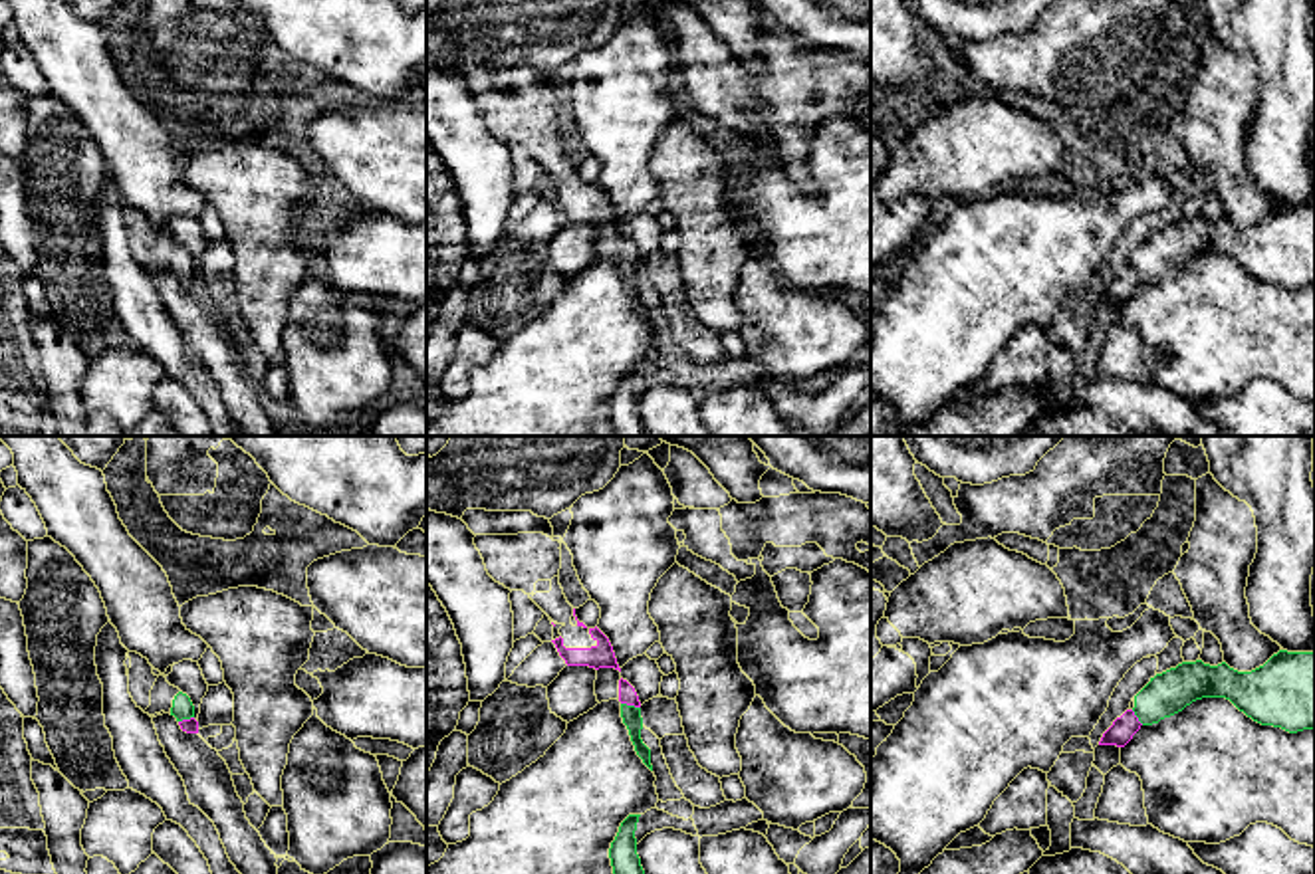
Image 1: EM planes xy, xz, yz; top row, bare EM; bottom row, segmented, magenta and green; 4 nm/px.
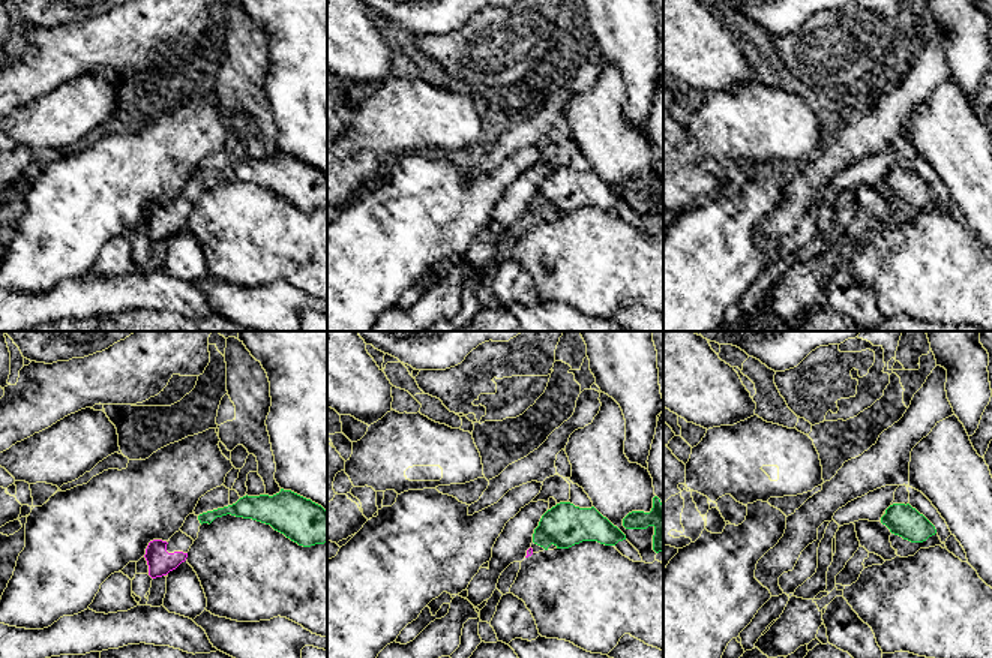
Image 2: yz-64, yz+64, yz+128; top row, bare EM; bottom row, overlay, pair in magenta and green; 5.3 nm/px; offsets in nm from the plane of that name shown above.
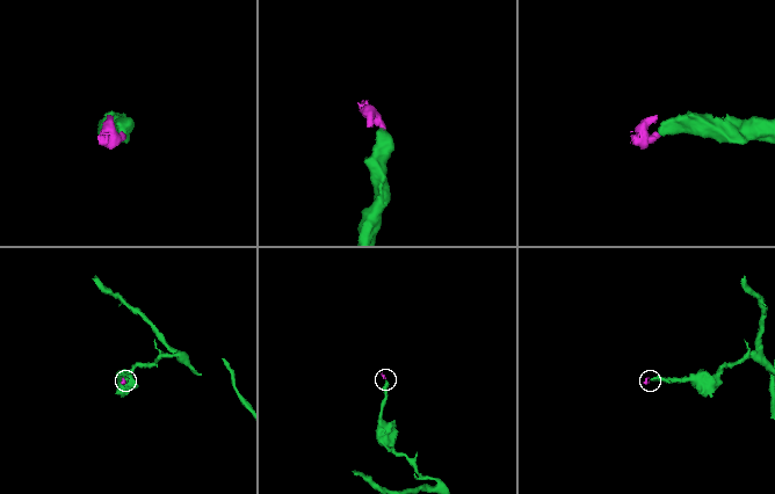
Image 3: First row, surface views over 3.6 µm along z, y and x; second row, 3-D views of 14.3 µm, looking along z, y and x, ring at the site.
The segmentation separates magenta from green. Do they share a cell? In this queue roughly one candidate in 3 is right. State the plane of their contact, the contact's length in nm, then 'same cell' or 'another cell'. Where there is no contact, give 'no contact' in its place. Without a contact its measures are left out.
meets magenta in xz; contact 80 nm long; same cell

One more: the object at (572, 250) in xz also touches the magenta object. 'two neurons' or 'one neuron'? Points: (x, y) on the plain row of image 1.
two neurons

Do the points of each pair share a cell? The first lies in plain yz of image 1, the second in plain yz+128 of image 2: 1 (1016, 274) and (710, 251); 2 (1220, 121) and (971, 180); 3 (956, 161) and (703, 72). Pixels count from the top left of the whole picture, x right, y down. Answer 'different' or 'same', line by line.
1: same
2: same
3: different

